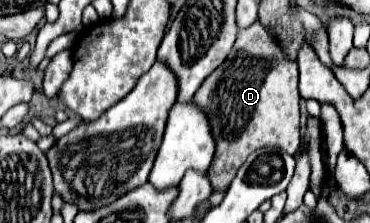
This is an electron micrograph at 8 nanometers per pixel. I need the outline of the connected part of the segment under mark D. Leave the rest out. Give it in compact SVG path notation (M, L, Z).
M254 22L250 28L240 30L236 44L230 56L220 64L198 88L194 94L194 102L204 108L210 118L212 134L216 140L216 156L210 164L208 176L214 190L226 190L234 180L238 168L244 160L262 146L276 146L288 154L296 154L300 150L300 94L298 94L298 64L292 62L282 46L274 40L274 36L260 24Z

